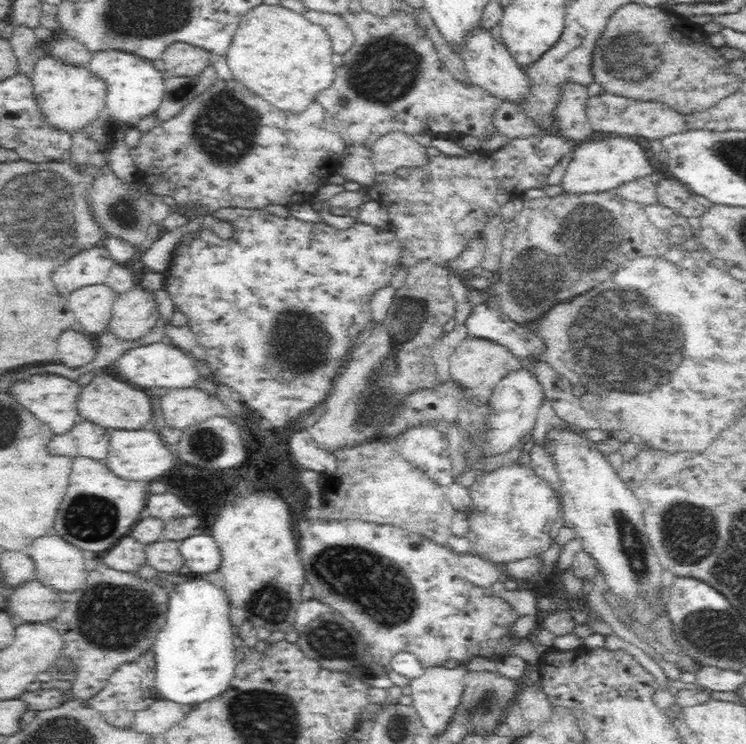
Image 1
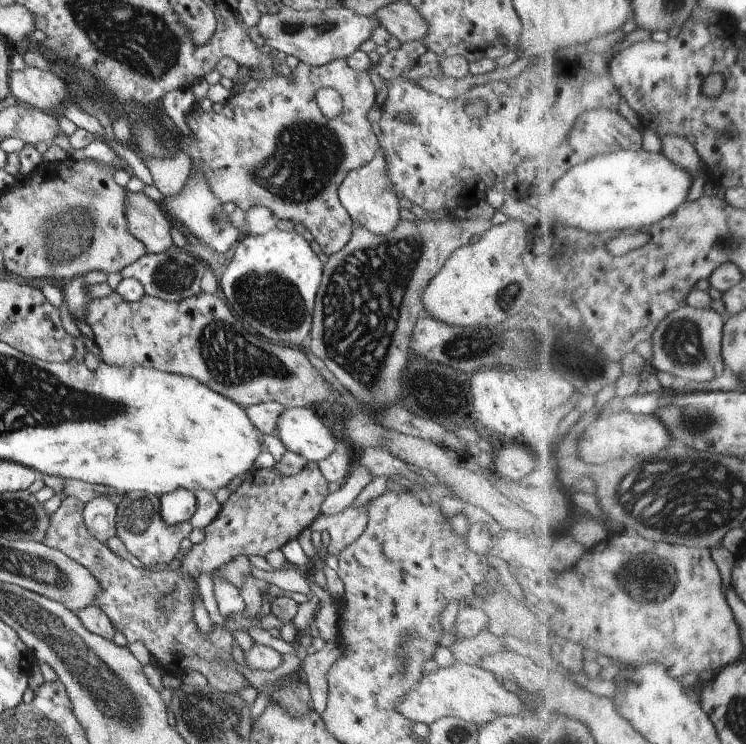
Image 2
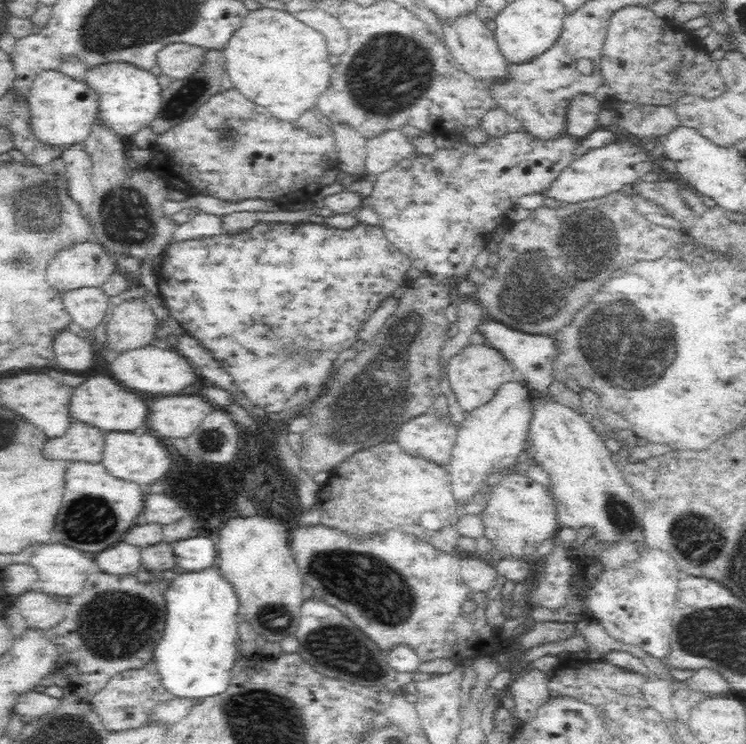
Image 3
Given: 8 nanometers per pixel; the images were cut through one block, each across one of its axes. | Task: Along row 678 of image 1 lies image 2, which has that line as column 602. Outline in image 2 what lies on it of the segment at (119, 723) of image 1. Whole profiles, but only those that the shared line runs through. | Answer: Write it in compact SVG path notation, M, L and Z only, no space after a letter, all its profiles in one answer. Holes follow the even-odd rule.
M590 109L578 116L578 124L570 131L571 158L565 163L567 167L574 167L592 158L592 156L607 155L620 150L642 149L642 132L630 120L627 120L614 109Z

